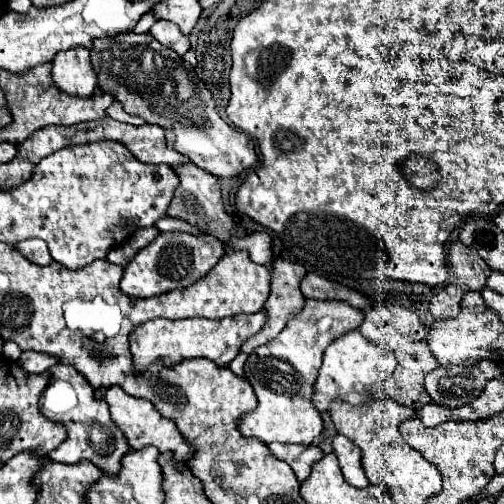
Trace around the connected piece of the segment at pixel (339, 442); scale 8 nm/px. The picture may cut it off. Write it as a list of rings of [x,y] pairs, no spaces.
[[[336,435],[332,441],[344,479],[354,487],[366,487],[370,481],[360,465],[360,449],[344,435]]]

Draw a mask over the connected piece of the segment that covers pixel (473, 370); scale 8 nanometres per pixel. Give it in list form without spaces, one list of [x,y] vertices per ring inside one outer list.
[[[482,359],[480,365],[438,367],[426,377],[426,391],[434,399],[434,403],[458,407],[478,397],[486,381],[498,375],[500,367],[488,359]]]

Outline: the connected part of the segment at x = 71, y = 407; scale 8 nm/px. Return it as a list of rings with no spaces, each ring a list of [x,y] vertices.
[[[54,365],[50,373],[52,377],[40,397],[40,413],[50,421],[64,425],[68,433],[66,441],[58,449],[54,449],[54,453],[50,453],[50,459],[62,463],[88,459],[100,469],[104,469],[104,473],[118,473],[122,453],[126,453],[126,449],[130,447],[126,445],[122,431],[112,425],[108,403],[104,399],[96,399],[90,383],[86,383],[76,369],[70,369],[70,365]]]

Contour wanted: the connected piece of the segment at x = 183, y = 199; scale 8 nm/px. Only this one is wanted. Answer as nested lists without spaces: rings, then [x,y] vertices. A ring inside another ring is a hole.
[[[178,165],[178,167],[174,167],[174,171],[180,177],[180,185],[174,193],[174,205],[170,205],[170,215],[186,219],[188,223],[196,225],[198,229],[202,229],[202,231],[206,231],[206,233],[210,233],[222,241],[230,239],[232,235],[238,235],[236,225],[232,223],[232,219],[222,209],[218,179],[212,173],[196,167],[196,165]]]

